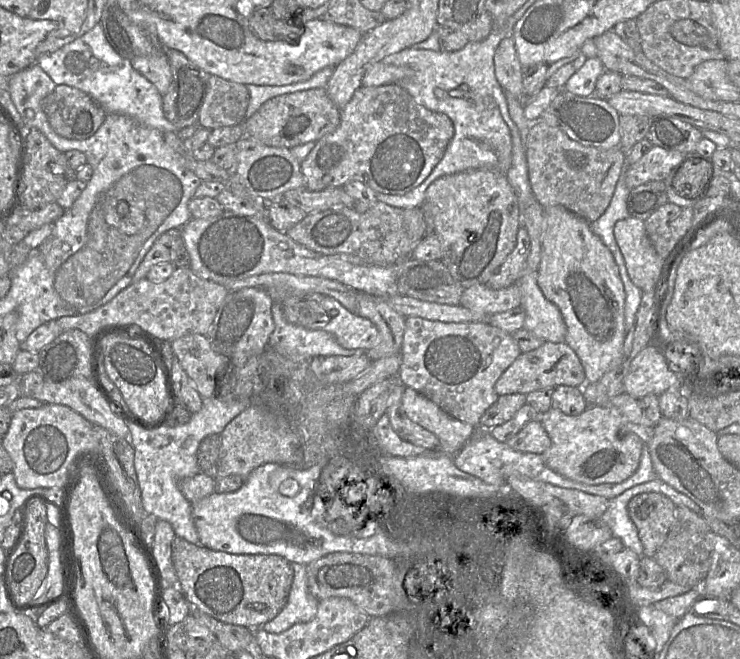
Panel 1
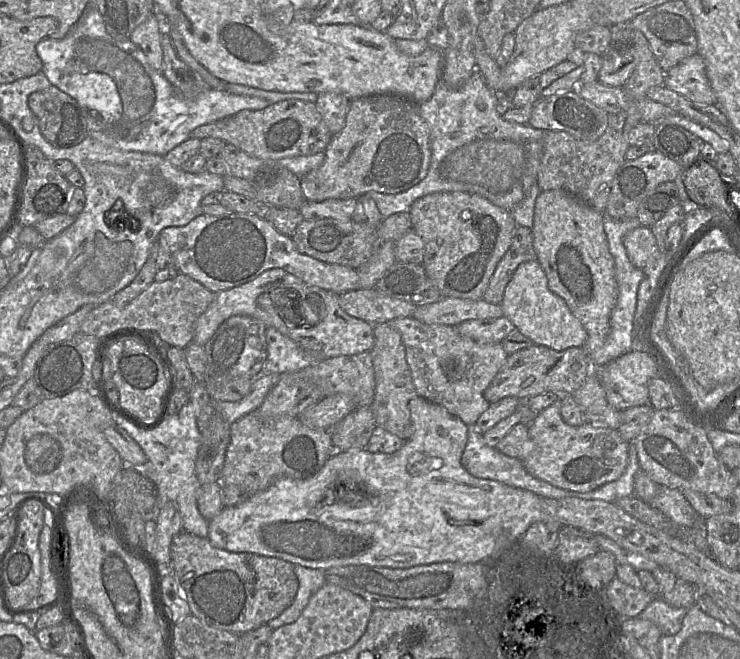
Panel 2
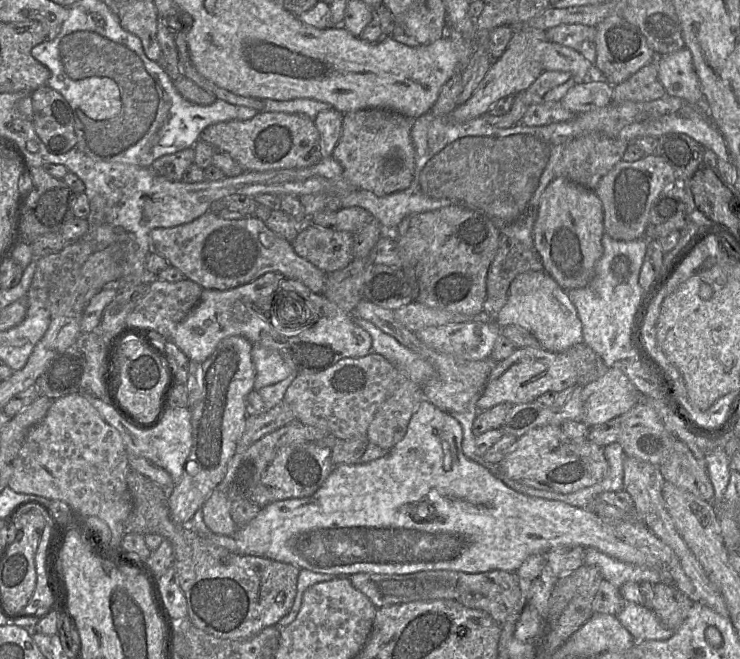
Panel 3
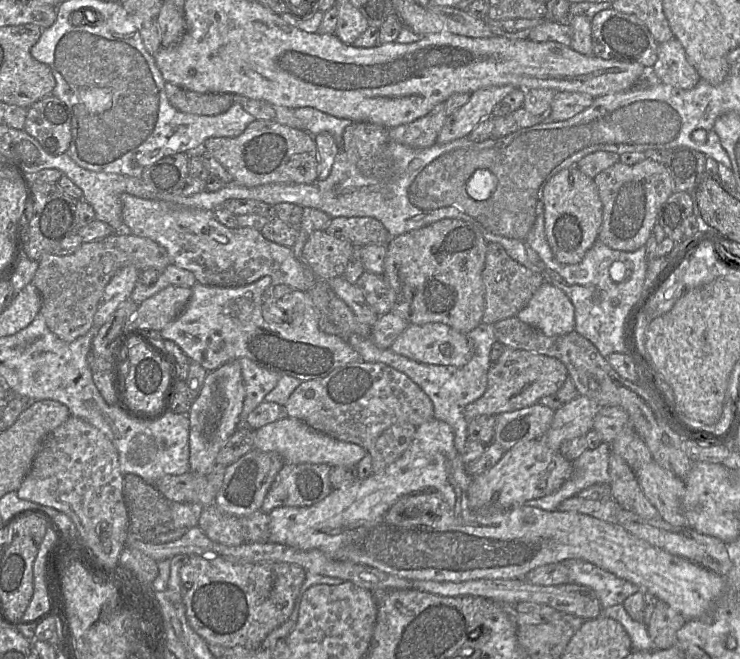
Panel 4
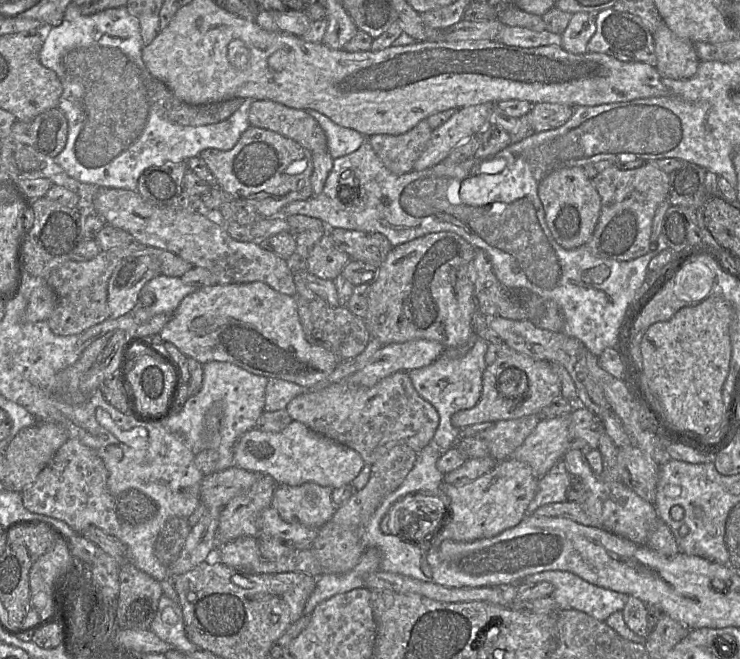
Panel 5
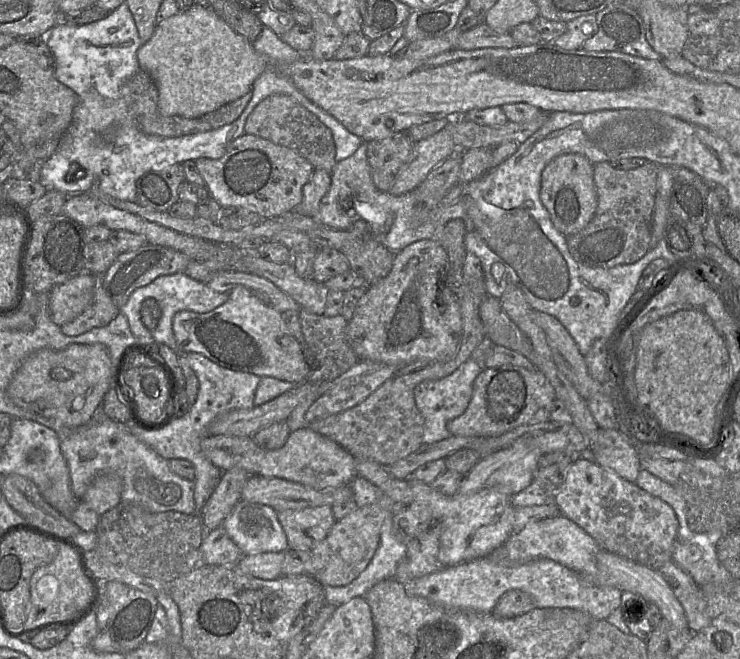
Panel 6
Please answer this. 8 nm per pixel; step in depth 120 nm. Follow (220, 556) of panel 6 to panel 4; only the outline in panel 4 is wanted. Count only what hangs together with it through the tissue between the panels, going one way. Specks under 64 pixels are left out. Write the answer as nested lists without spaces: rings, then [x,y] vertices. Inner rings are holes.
[[[252,449],[224,469],[224,477],[214,504],[224,514],[241,518],[260,510],[275,477],[284,465],[283,458],[274,452]]]

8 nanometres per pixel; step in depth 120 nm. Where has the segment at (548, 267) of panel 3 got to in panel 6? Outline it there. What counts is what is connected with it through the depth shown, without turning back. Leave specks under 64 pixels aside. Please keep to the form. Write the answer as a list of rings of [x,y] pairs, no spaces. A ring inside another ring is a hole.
[[[566,153],[552,159],[541,176],[540,198],[554,226],[565,237],[581,231],[593,218],[598,196],[594,184],[594,164],[582,154]]]

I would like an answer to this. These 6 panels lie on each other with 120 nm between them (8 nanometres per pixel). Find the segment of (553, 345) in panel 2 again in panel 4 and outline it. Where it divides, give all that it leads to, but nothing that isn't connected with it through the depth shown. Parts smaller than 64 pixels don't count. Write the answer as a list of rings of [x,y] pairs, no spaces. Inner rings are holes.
[[[544,281],[516,317],[538,328],[547,336],[564,335],[575,330],[575,310],[568,296]]]

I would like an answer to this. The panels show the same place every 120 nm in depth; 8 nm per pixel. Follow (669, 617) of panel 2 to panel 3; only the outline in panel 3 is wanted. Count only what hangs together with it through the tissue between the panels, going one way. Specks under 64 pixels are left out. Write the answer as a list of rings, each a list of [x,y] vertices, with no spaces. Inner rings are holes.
[[[626,602],[623,610],[617,615],[617,619],[635,641],[665,641],[675,633],[661,623],[652,609],[644,605]]]

